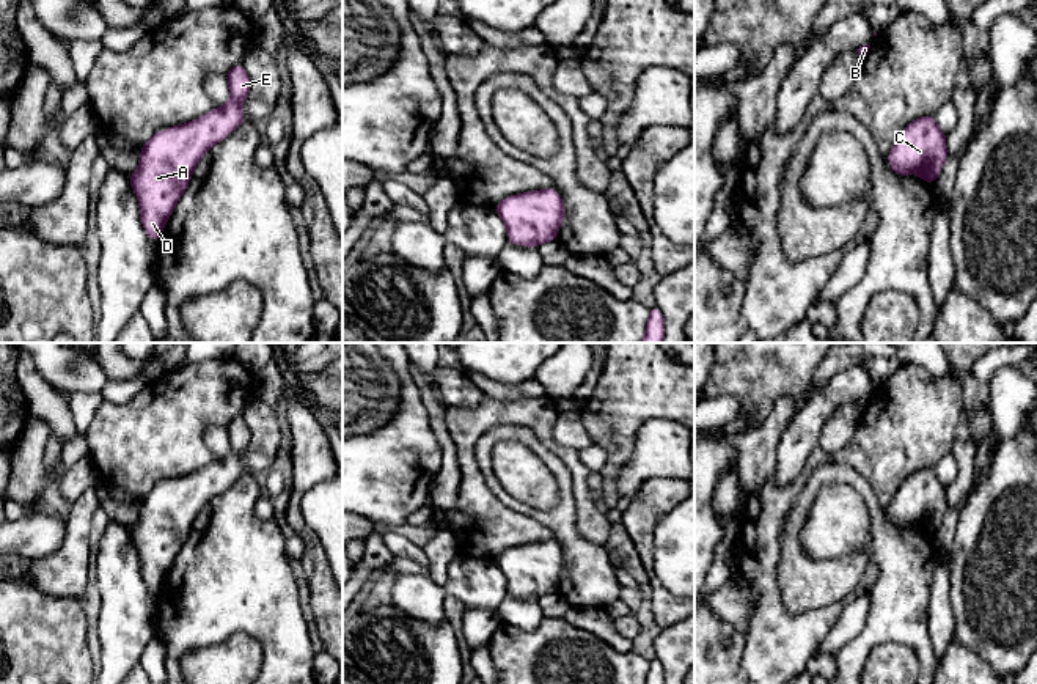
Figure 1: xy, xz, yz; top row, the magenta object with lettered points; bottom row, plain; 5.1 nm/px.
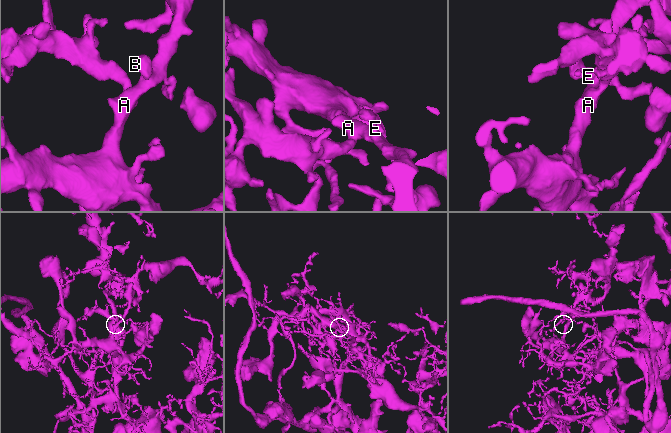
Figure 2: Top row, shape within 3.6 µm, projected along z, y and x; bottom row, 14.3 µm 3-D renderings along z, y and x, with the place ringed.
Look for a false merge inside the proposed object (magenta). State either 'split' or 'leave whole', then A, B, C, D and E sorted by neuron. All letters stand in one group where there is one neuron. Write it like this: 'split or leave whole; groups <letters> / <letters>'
leave whole; groups A B C D E

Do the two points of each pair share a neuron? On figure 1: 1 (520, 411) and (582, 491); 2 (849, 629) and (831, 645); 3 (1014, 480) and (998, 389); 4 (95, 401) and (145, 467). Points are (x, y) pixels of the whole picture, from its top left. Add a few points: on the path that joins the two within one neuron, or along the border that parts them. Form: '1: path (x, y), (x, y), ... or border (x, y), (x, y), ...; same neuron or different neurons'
1: path (541, 430), (578, 470); same neuron
2: path (844, 632), (836, 640); same neuron
3: border (1020, 430), (992, 450), (985, 470); different neurons
4: border (104, 398), (85, 433); different neurons

